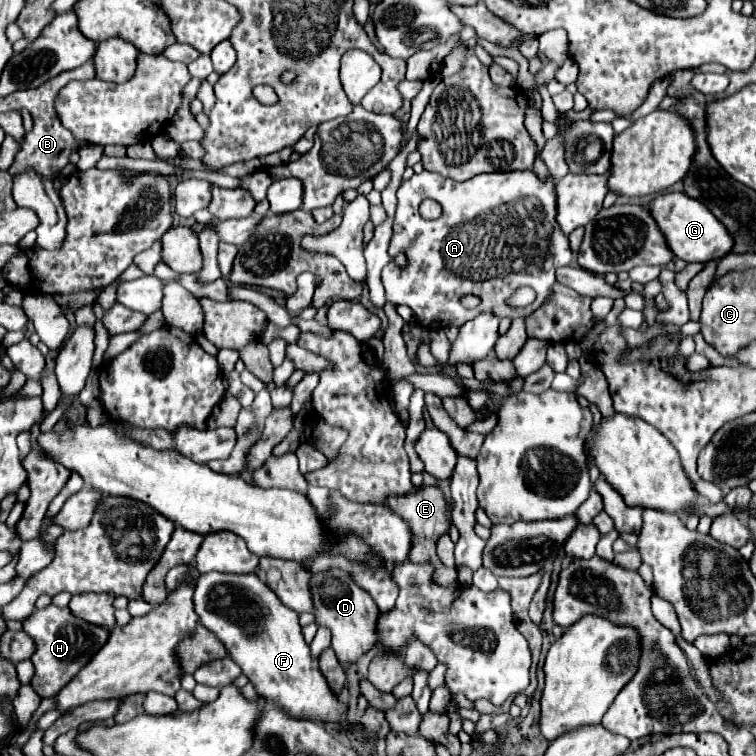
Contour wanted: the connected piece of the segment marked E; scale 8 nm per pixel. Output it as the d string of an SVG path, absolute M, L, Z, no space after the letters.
M420 486L420 488L414 488L412 492L408 492L408 494L396 494L396 496L390 494L384 504L392 512L396 512L410 528L412 546L410 546L410 552L408 552L408 560L410 562L430 562L435 568L434 576L432 576L434 582L440 584L440 586L442 584L444 586L450 586L450 584L454 586L457 582L456 569L445 567L436 554L438 536L448 532L448 518L446 518L448 502L446 502L444 494L442 494L442 490L438 486Z

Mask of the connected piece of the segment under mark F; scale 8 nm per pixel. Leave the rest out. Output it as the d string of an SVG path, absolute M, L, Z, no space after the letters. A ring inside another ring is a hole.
M220 572L202 574L194 590L194 608L200 622L222 640L232 660L242 668L242 674L268 704L282 708L292 718L322 724L334 734L358 730L366 736L362 724L342 722L348 704L330 690L324 674L316 666L310 646L304 642L298 612L284 606L254 572L246 576Z

